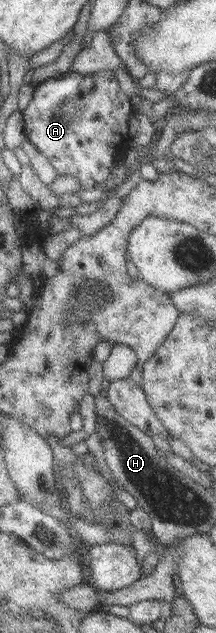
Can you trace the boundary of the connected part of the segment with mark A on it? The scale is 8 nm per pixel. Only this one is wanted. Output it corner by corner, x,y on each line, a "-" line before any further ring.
70,71
63,78
53,78
35,86
33,98
22,115
28,141
49,159
58,174
75,176
83,189
91,189
99,183
108,183
111,168
129,151
128,120
133,111
131,99
121,91
115,72
80,74

